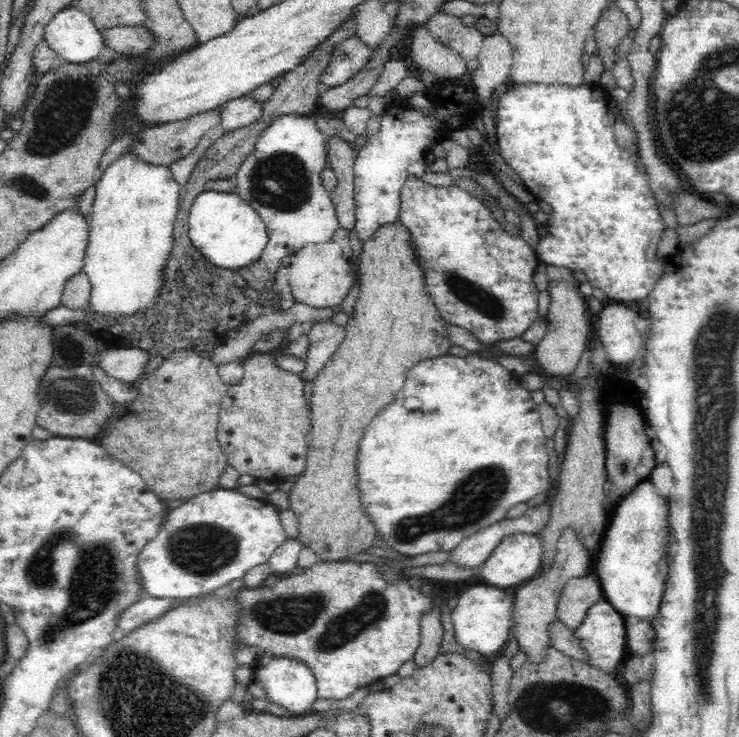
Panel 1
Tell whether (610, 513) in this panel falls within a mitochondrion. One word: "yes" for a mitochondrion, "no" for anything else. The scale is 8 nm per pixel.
no

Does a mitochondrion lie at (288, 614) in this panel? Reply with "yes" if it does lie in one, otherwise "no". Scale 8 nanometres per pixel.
yes

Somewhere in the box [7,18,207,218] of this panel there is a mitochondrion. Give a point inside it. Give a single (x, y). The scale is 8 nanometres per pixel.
(63, 110)

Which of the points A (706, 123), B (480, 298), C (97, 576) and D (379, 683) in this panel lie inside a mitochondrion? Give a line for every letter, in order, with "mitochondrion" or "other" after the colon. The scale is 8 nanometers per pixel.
A: mitochondrion
B: mitochondrion
C: mitochondrion
D: other

